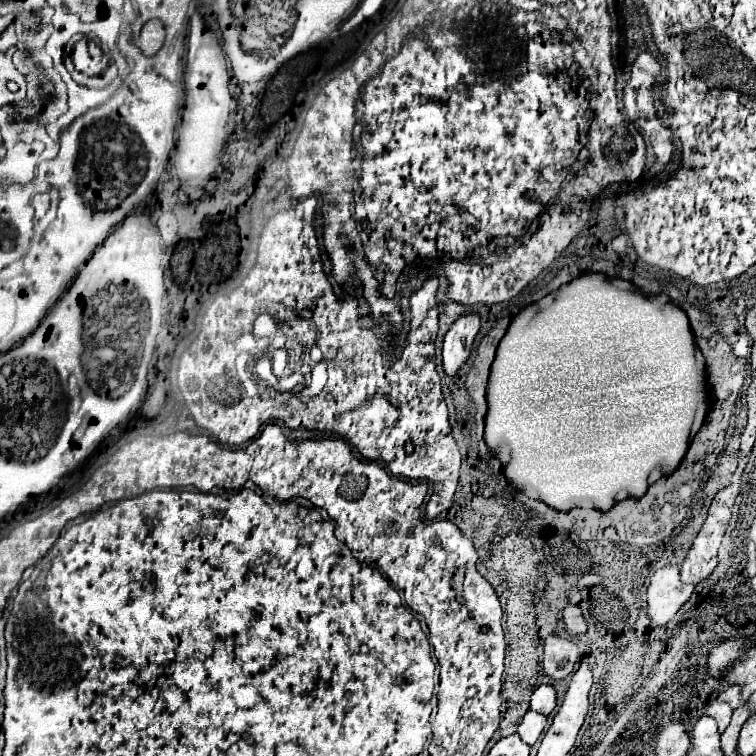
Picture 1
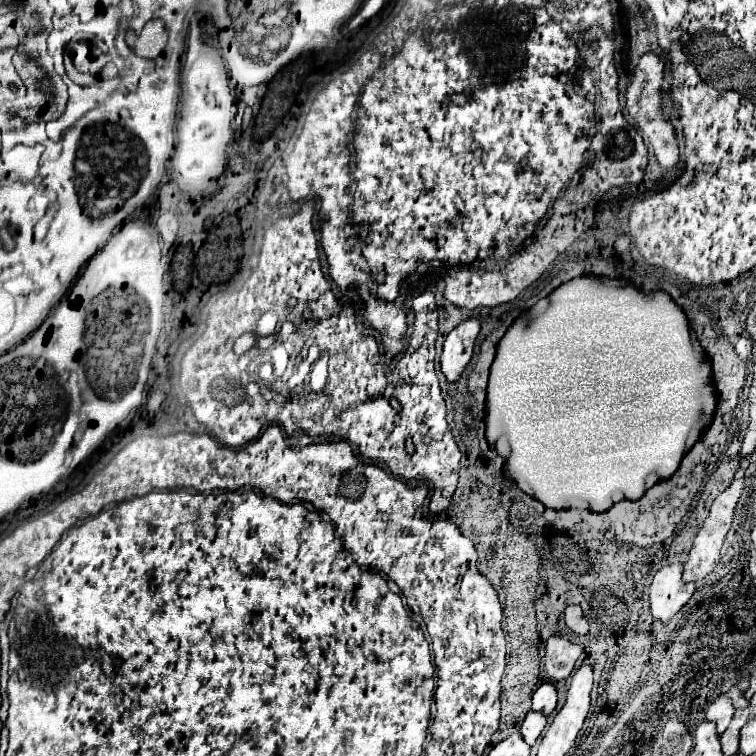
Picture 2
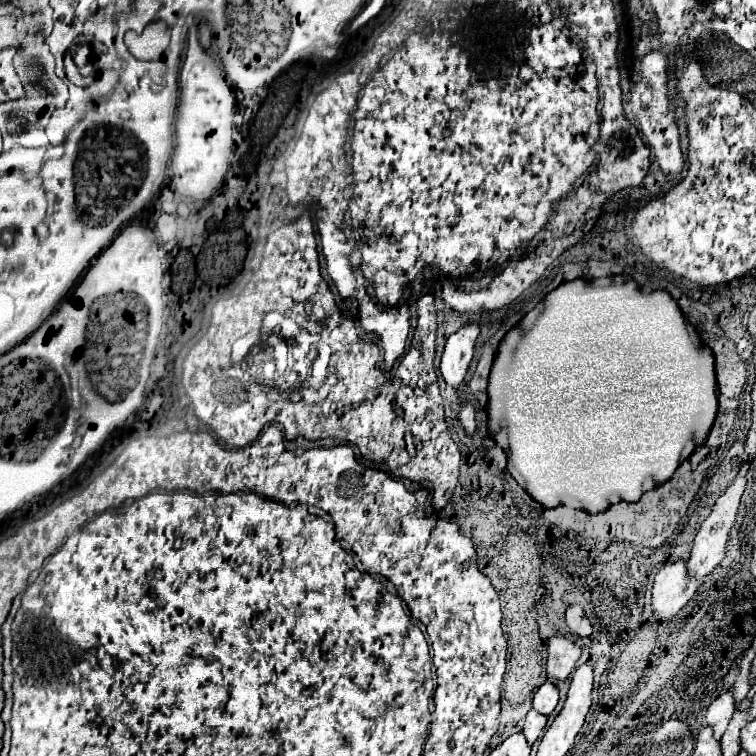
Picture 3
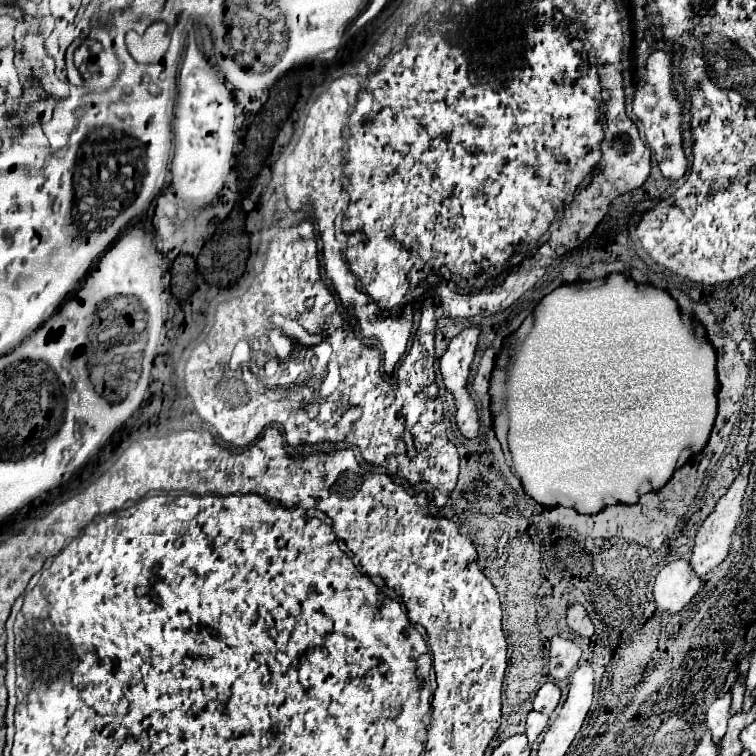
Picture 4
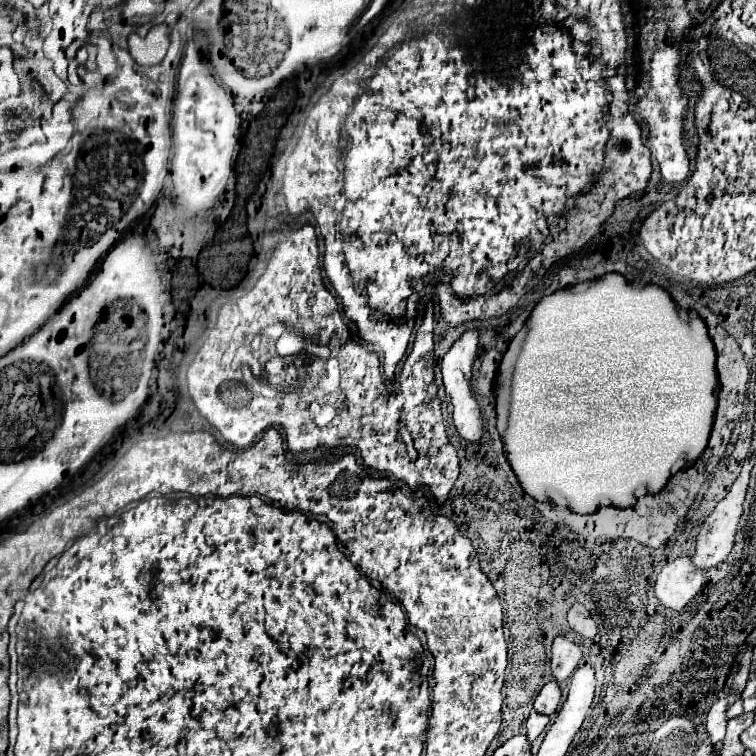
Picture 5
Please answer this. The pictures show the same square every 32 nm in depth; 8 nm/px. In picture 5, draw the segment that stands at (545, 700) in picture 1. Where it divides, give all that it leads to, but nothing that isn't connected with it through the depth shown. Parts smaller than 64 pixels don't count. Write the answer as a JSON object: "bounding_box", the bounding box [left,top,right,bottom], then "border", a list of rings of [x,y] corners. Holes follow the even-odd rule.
{"bounding_box":[534,682,560,714],"border":[[[548,682],[542,686],[540,694],[536,696],[534,710],[540,714],[554,714],[558,702],[560,702],[560,688],[556,682]]]}

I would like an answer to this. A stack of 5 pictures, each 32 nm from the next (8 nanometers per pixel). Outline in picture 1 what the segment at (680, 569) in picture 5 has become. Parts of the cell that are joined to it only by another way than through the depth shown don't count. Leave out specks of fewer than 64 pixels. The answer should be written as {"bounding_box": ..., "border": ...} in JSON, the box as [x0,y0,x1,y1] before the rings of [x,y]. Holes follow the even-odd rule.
{"bounding_box":[646,566,694,628],"border":[[[666,566],[664,570],[656,570],[650,580],[646,594],[648,594],[648,618],[652,628],[666,626],[694,592],[692,584],[680,582],[678,572],[680,572],[678,566]]]}

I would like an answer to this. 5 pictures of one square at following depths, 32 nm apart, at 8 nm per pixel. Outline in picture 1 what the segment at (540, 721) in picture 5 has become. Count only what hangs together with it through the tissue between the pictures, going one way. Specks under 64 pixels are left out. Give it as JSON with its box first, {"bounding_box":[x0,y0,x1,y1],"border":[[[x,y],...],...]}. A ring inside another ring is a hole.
{"bounding_box":[518,710,546,746],"border":[[[528,710],[528,712],[524,714],[520,726],[518,726],[518,736],[520,736],[528,746],[532,746],[532,744],[538,740],[540,732],[544,730],[544,726],[546,726],[546,716]]]}

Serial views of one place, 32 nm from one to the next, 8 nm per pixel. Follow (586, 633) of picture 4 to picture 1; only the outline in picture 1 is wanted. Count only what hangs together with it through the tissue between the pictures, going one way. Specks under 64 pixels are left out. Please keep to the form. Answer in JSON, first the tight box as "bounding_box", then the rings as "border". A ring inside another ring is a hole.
{"bounding_box":[564,606,586,634],"border":[[[566,606],[564,608],[564,624],[572,634],[584,634],[586,632],[586,622],[584,622],[578,606]]]}

